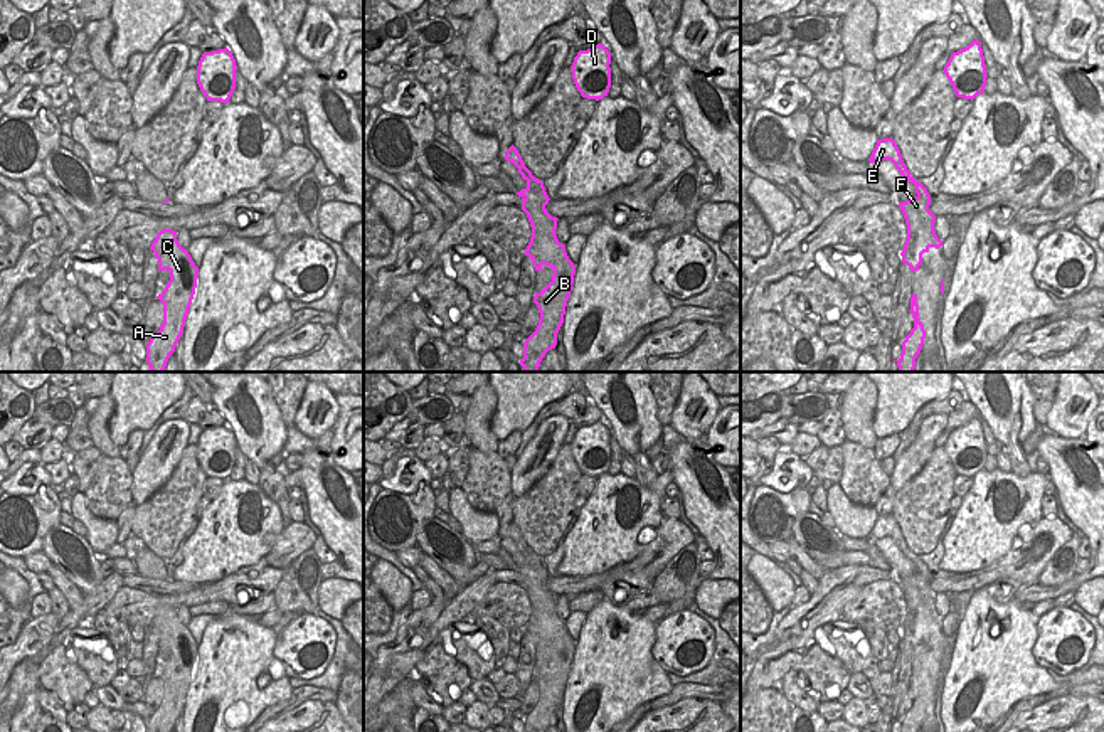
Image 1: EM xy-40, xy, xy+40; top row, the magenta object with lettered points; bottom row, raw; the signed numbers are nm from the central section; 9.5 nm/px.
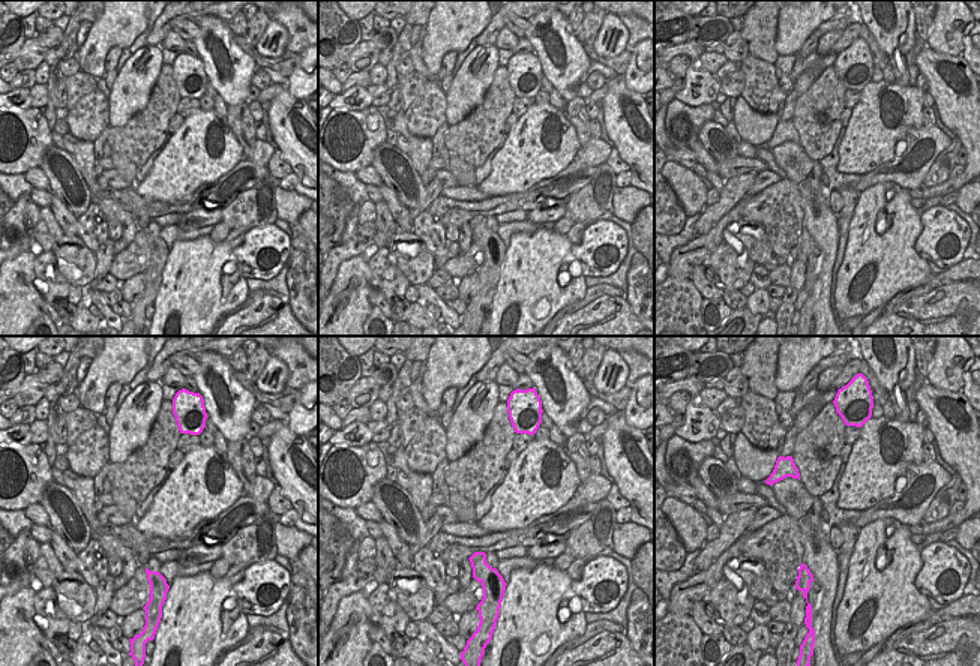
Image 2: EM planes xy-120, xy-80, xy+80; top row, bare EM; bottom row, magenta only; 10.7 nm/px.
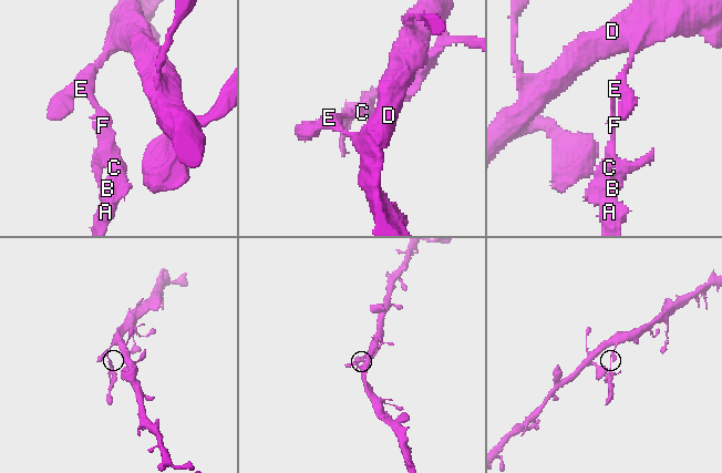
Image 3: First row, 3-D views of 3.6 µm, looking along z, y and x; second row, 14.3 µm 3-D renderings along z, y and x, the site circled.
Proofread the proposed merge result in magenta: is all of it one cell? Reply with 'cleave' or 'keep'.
cleave

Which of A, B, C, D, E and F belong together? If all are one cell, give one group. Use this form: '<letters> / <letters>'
A B C F / D E

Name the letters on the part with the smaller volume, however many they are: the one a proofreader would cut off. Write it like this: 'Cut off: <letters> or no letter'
Cut off: A, B, C, F

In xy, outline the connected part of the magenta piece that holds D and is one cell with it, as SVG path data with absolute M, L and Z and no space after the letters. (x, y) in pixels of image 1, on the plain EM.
M604 421L579 427L571 443L572 456L582 475L602 476L611 464L611 429Z

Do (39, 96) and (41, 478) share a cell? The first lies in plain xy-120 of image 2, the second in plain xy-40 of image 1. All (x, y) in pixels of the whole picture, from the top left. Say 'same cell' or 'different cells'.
different cells

